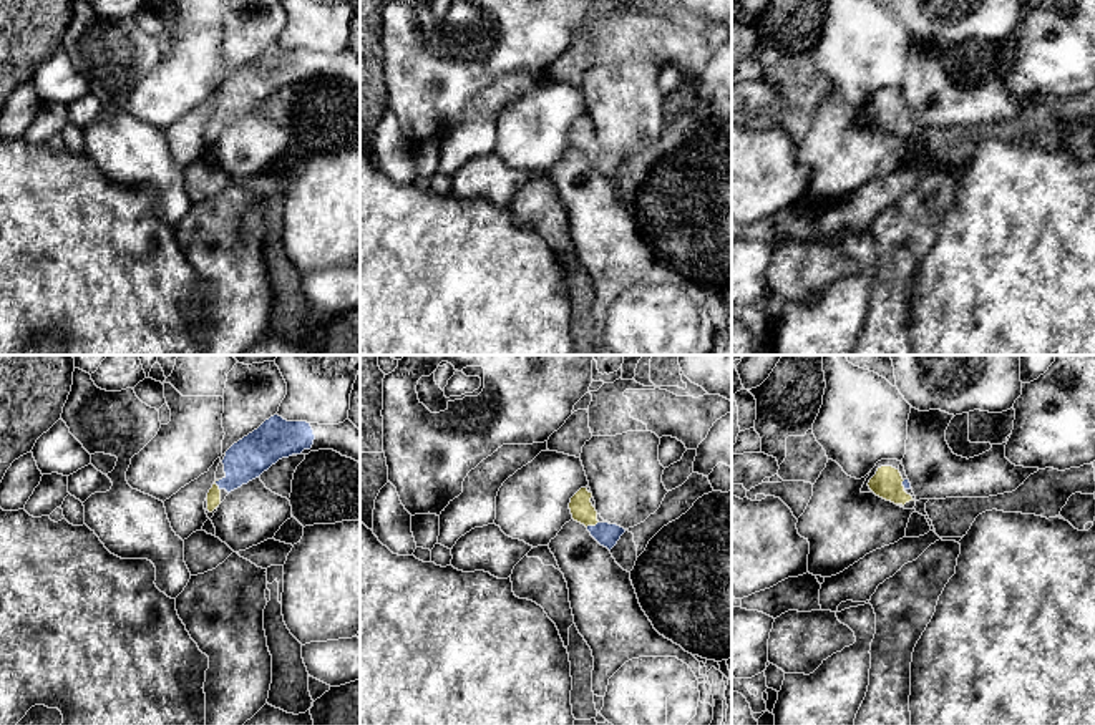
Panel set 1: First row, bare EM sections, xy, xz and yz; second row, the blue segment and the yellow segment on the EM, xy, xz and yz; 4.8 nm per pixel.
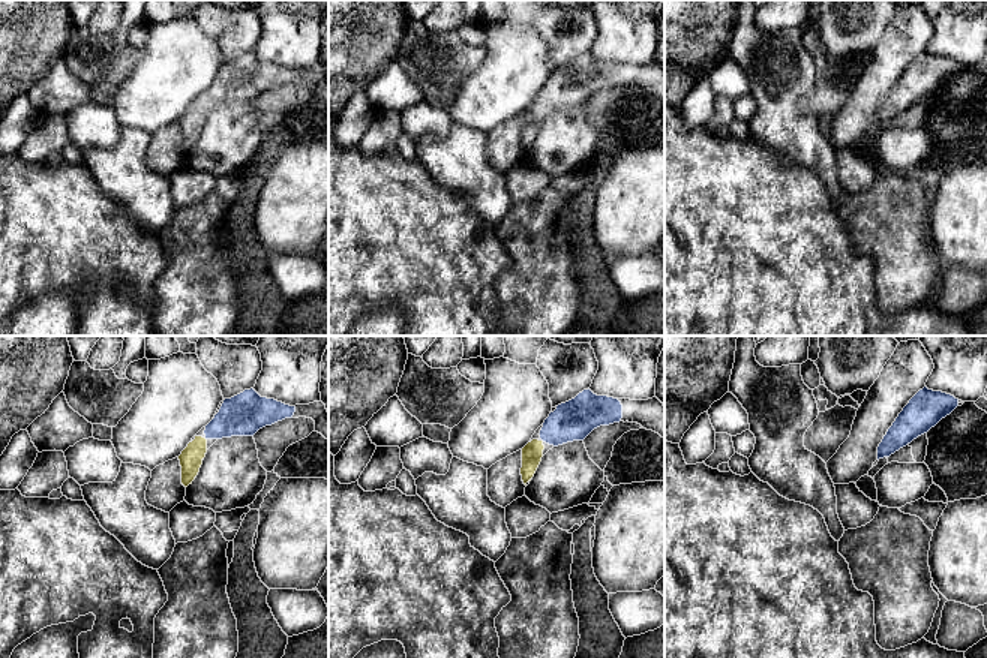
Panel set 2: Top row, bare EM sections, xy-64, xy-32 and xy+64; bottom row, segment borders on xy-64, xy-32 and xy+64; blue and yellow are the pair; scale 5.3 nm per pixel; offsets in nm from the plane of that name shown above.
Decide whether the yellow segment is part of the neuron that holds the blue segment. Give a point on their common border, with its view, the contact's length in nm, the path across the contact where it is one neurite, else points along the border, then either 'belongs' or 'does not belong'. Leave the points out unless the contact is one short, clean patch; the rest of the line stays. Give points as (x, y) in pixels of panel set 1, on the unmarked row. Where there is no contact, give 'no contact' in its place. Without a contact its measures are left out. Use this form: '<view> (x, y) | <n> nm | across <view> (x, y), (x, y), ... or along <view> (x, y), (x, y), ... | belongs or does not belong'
xy (216, 111) | 60 nm | across xy (246, 88), (224, 111), (216, 111), (213, 126) | belongs

